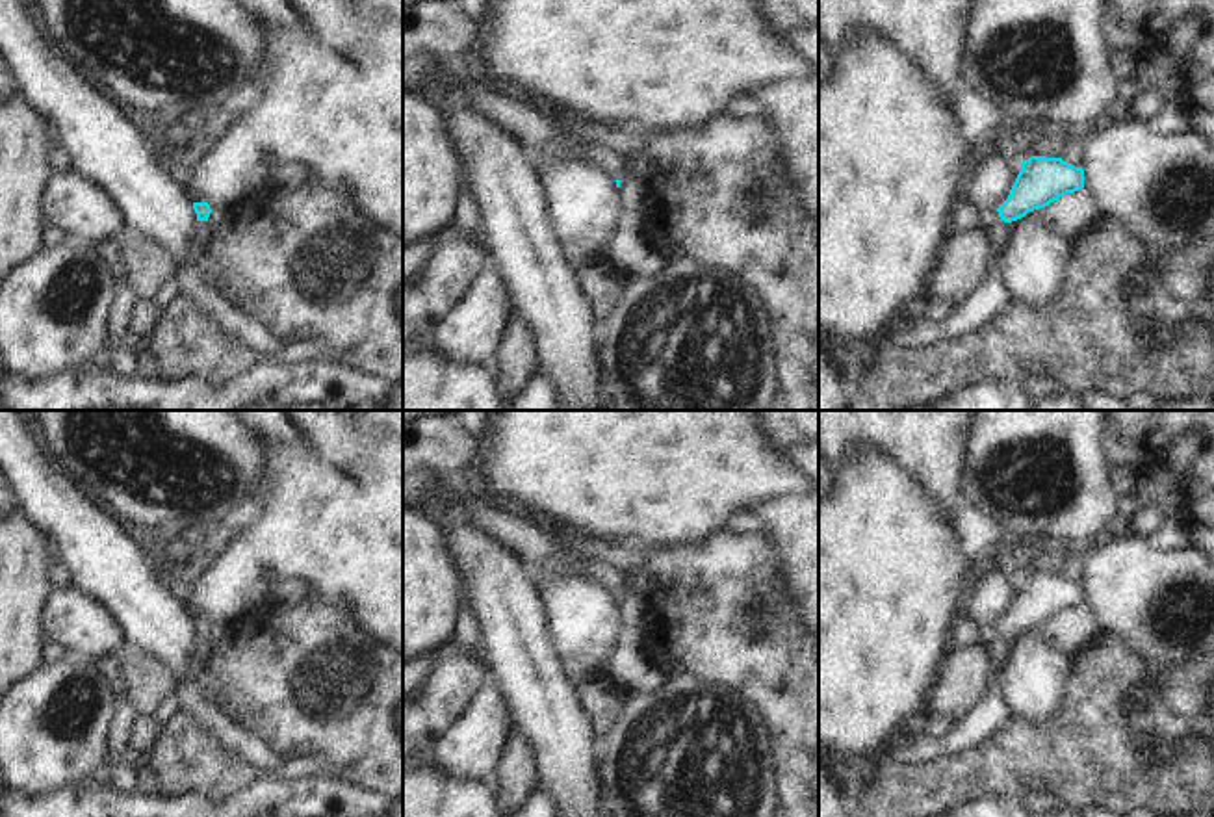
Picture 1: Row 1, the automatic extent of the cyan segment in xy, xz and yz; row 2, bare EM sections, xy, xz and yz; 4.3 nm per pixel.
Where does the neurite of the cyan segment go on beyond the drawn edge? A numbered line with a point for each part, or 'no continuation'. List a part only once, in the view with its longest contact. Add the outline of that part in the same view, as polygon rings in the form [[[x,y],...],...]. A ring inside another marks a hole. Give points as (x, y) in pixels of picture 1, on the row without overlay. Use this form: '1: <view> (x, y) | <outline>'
1: xy (229, 734) | [[[199,637],[187,659],[187,670],[176,681],[174,696],[178,709],[189,713],[197,724],[206,728],[221,746],[234,752],[247,765],[267,771],[280,763],[280,758],[238,722],[228,719],[217,706],[208,702],[199,689],[199,674],[204,670],[204,659],[212,650],[208,637]]]

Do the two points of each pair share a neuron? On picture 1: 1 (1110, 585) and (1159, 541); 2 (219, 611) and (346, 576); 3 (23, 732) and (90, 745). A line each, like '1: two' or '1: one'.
1: two
2: one
3: one

